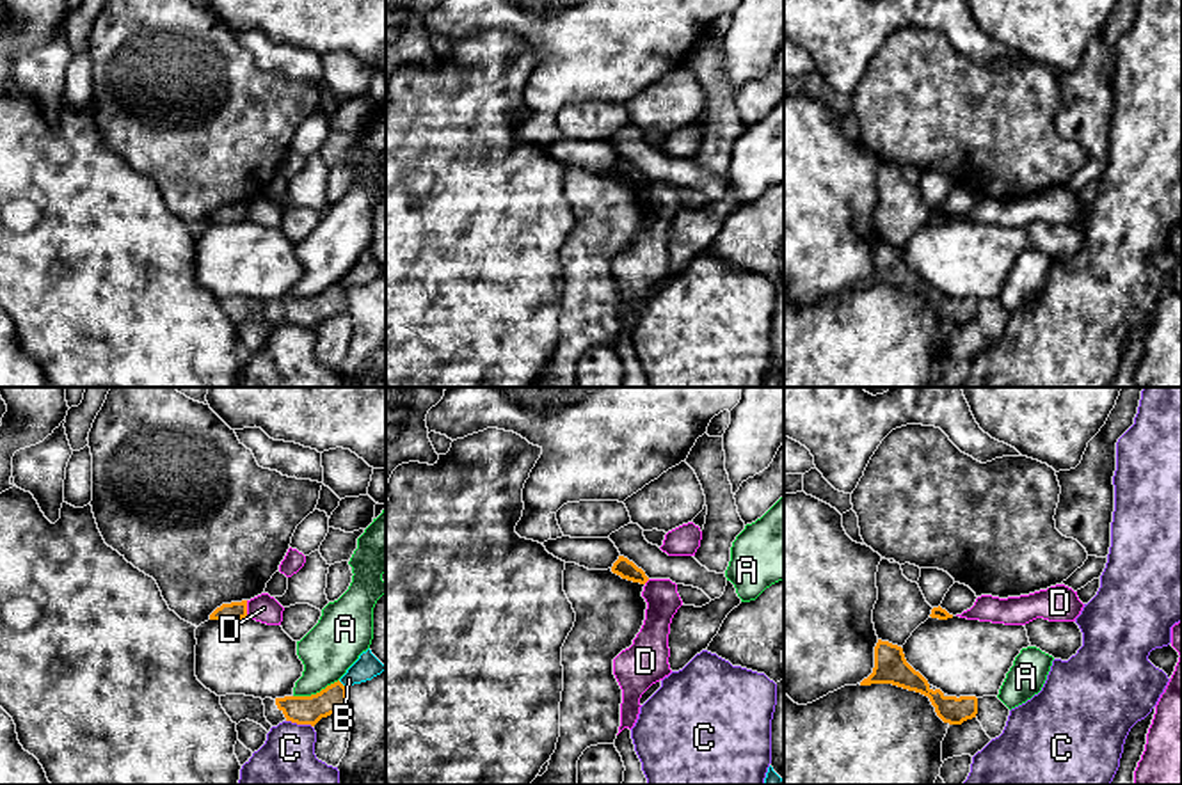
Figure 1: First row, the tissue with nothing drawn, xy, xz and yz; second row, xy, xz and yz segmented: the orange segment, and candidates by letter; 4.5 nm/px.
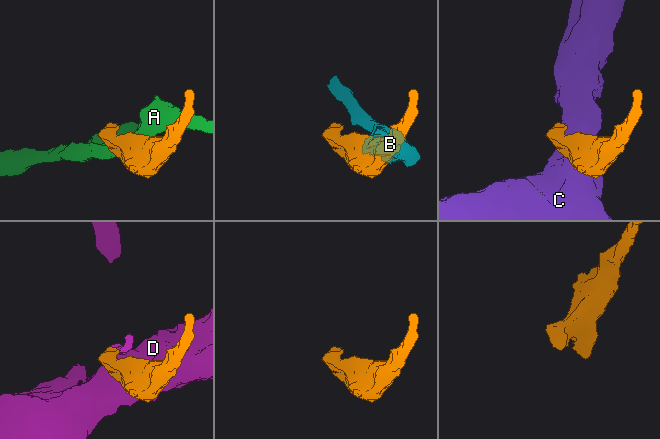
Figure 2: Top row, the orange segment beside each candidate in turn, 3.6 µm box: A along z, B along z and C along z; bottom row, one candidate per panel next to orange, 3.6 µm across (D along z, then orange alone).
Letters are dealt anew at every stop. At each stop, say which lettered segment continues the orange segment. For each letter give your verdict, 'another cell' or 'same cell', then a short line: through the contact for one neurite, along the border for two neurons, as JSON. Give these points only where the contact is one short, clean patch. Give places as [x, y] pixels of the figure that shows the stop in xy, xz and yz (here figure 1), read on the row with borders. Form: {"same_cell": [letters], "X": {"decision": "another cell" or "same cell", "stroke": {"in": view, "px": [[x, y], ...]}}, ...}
{"same_cell": ["B"], "A": {"decision": "another cell"}, "B": {"decision": "same cell", "stroke": {"in": "xy", "px": [[297, 709], [320, 705], [342, 684], [367, 666]]}}, "C": {"decision": "another cell", "stroke": {"in": "xy", "px": [[287, 720], [311, 727]]}}, "D": {"decision": "another cell"}}

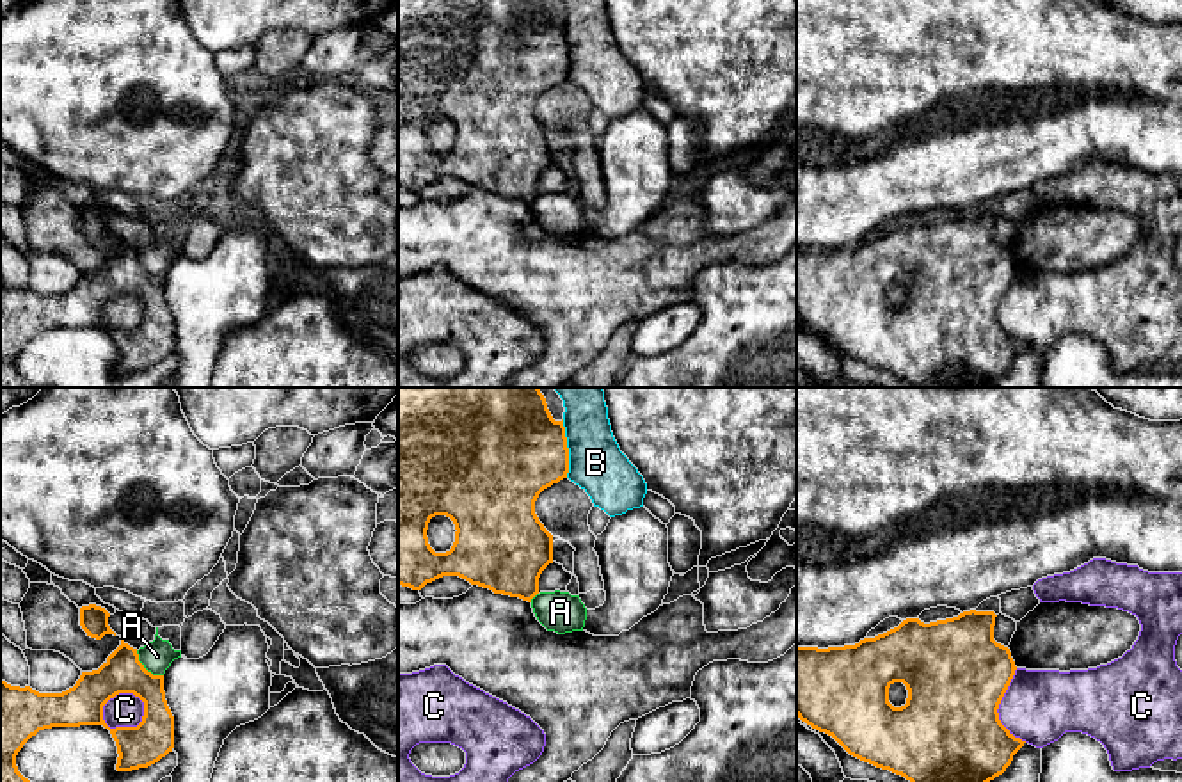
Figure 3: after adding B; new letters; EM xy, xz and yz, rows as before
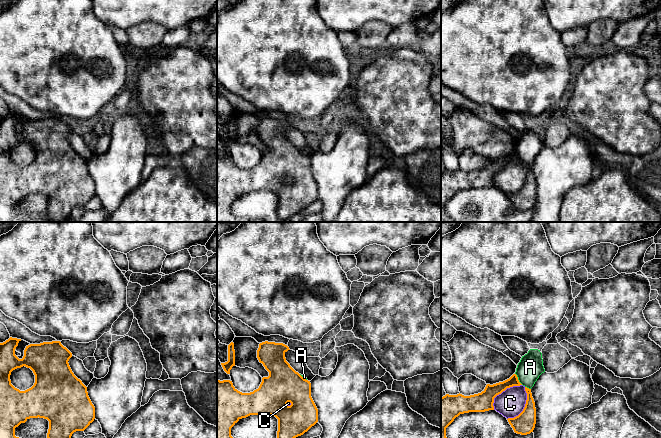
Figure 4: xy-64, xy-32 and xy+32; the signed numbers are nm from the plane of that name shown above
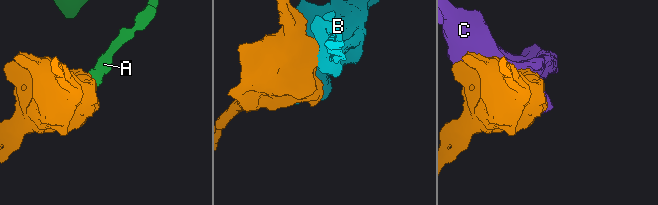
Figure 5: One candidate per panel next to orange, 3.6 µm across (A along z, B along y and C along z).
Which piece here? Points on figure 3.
{"same_cell": [], "A": {"decision": "another cell", "stroke": {"in": "xy", "px": [[135, 651], [148, 670], [162, 676]]}}, "B": {"decision": "another cell"}, "C": {"decision": "another cell"}}

